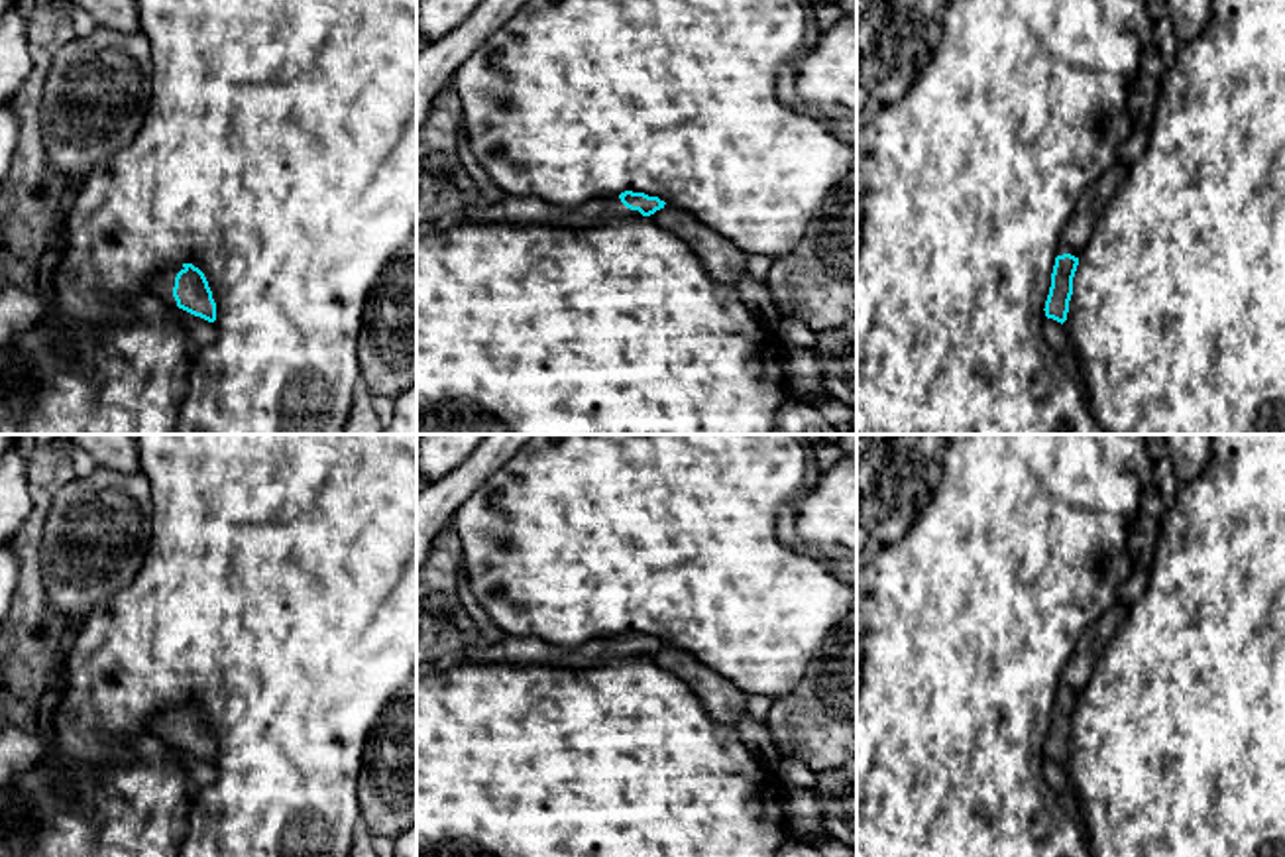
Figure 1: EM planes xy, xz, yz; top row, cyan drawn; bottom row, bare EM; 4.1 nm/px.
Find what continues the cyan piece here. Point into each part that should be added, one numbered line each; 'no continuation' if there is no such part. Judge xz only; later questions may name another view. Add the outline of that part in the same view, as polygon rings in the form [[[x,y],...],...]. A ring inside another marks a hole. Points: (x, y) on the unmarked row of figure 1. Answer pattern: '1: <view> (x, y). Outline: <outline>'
1: xz (600, 651). Outline: [[[505,635],[499,643],[487,645],[474,655],[472,662],[507,662],[507,664],[540,664],[570,670],[597,668],[615,658],[642,657],[627,649],[619,635],[597,637],[580,647],[554,647],[540,639],[521,639]]]

